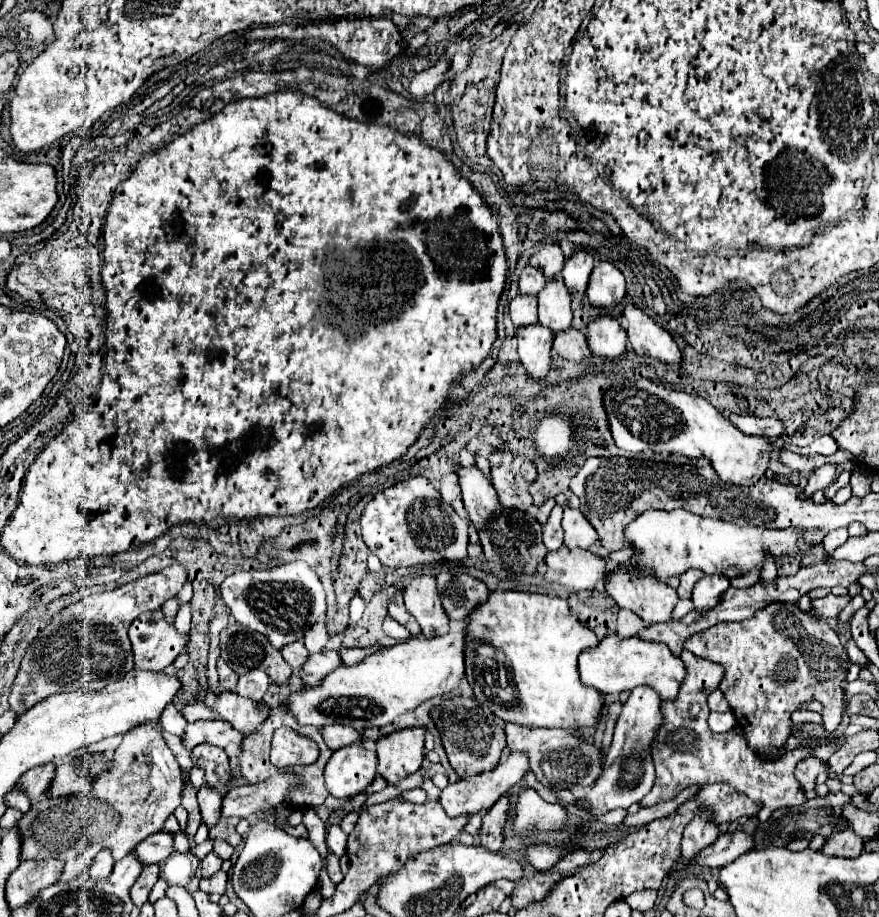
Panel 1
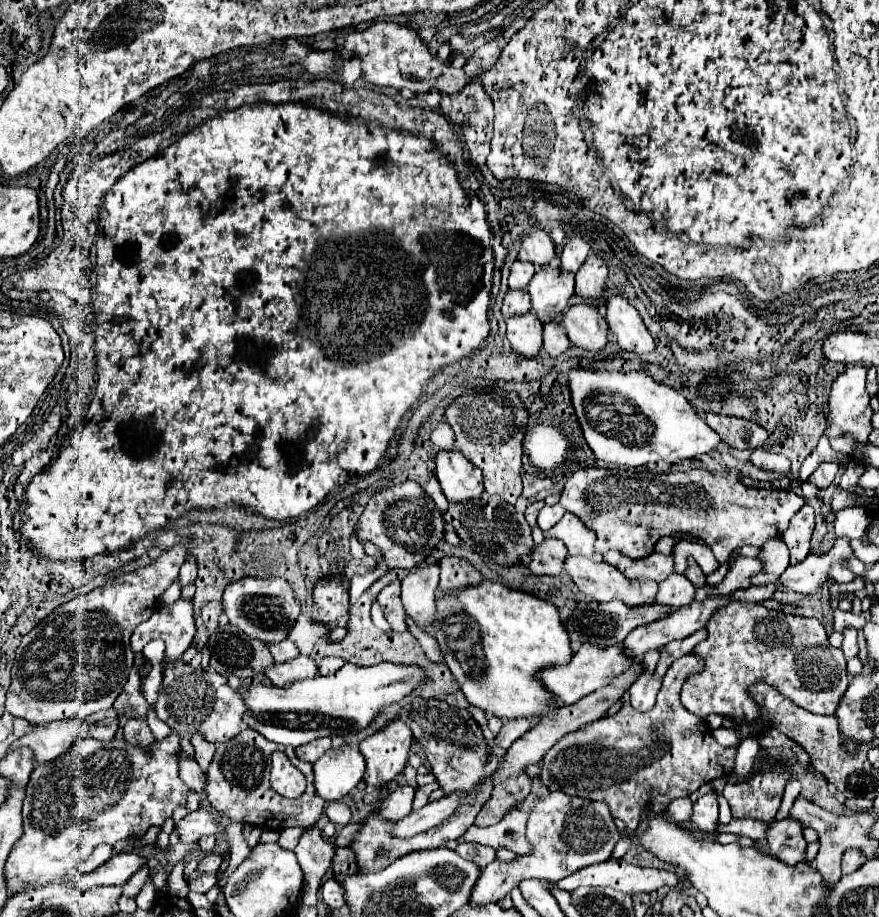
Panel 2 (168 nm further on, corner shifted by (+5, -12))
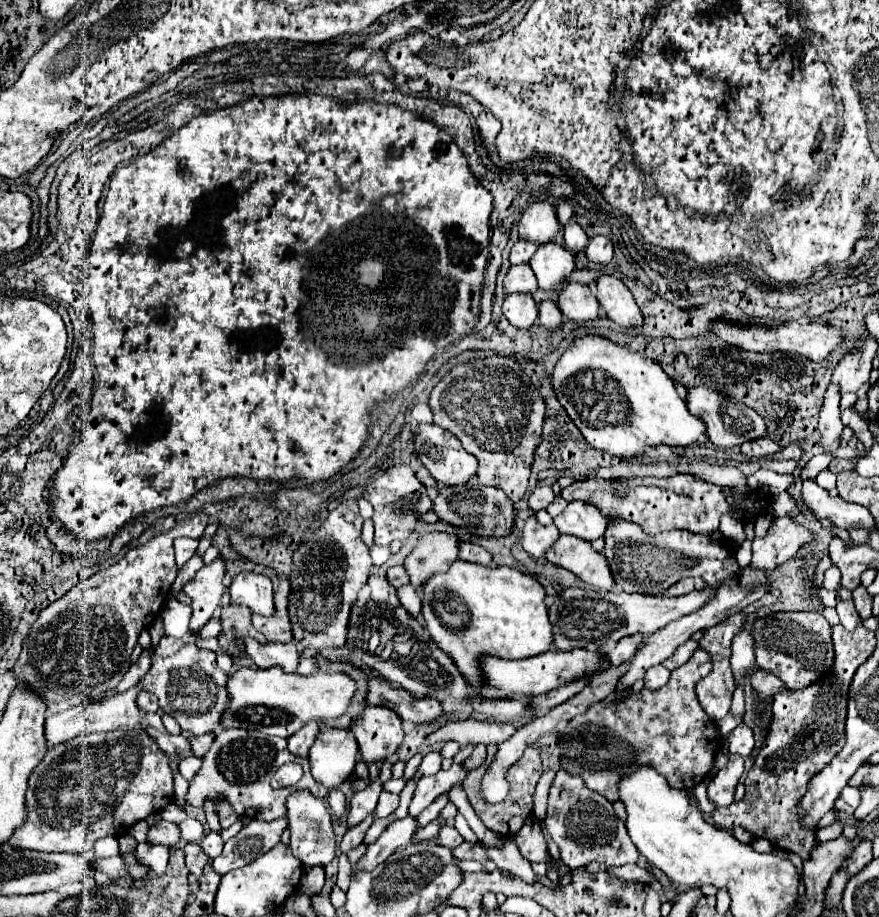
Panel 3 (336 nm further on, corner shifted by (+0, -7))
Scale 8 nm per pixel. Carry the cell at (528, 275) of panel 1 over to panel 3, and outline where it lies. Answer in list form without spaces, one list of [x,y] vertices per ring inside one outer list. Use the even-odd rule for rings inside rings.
[[[518,239],[510,251],[510,263],[528,263],[530,255],[534,255],[536,251],[536,243],[528,241],[528,239]]]

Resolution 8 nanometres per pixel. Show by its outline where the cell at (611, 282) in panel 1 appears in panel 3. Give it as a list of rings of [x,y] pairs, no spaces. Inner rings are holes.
[[[596,235],[596,237],[590,239],[590,243],[586,247],[588,261],[592,261],[596,265],[606,265],[606,263],[610,263],[612,255],[614,255],[614,245],[612,245],[612,241],[608,237]]]

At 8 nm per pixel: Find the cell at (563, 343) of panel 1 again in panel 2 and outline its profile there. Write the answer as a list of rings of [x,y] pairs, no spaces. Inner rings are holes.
[[[559,322],[553,324],[545,324],[543,326],[543,336],[545,336],[545,350],[549,352],[551,358],[557,358],[559,354],[567,352],[567,348],[571,346],[565,330],[561,328]]]

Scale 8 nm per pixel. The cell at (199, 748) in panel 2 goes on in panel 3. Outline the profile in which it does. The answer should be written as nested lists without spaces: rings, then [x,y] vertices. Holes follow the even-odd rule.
[[[206,733],[200,737],[188,737],[188,741],[190,741],[190,751],[196,757],[202,757],[210,749],[210,743],[214,741],[214,733]]]

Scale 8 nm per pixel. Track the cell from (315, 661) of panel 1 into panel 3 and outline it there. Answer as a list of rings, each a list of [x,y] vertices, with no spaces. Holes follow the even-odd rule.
[[[244,639],[244,647],[246,647],[246,655],[260,667],[280,667],[286,673],[292,673],[300,661],[300,653],[296,649],[296,645],[290,643],[258,643],[256,639]]]

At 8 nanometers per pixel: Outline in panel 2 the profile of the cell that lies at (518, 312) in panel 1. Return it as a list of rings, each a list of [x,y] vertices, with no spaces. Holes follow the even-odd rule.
[[[509,290],[503,302],[503,318],[523,316],[529,312],[529,294],[527,290]]]

